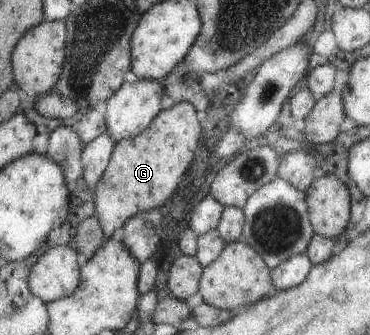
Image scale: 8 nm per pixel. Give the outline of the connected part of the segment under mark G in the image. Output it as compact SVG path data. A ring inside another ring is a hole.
M189 102L174 103L170 108L160 110L142 132L115 143L106 168L96 182L91 195L94 206L93 216L99 222L106 240L111 239L113 233L119 230L134 214L159 208L170 198L170 194L178 188L182 174L186 172L188 164L193 159L201 135L202 127L200 121L196 118L195 111L195 108Z

